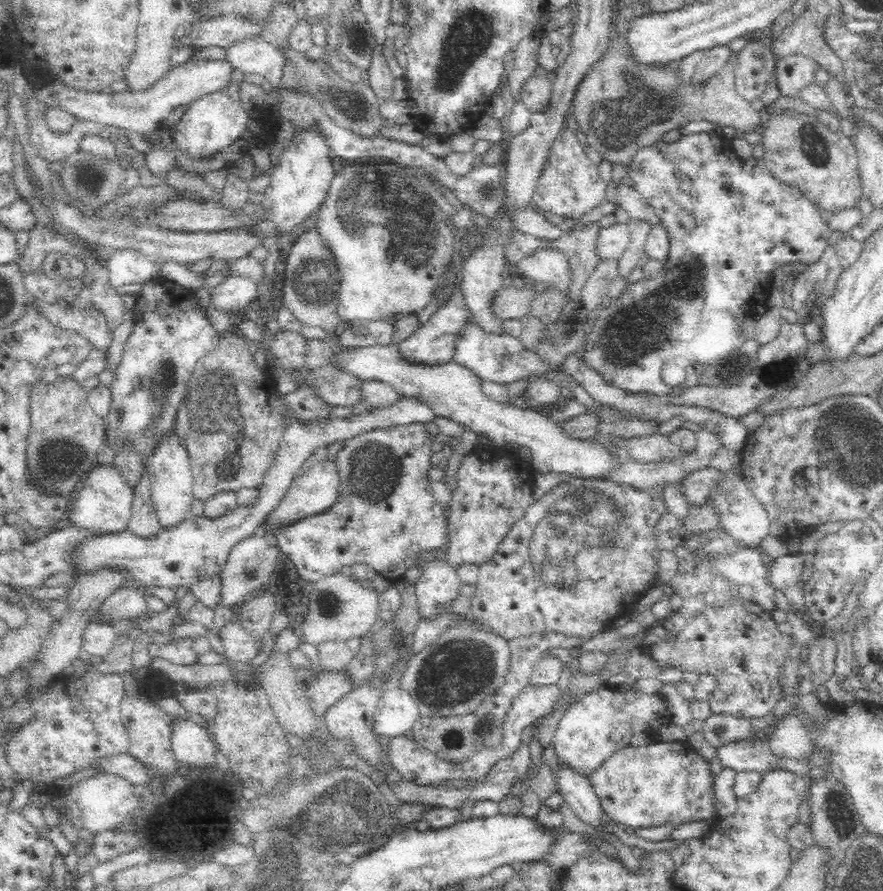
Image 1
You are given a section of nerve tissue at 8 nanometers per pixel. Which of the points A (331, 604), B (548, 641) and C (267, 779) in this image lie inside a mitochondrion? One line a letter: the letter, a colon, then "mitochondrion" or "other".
A: mitochondrion
B: other
C: other

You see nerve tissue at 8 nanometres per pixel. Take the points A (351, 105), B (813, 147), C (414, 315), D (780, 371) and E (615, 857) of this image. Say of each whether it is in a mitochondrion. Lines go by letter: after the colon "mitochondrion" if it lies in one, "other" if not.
A: mitochondrion
B: mitochondrion
C: other
D: mitochondrion
E: other

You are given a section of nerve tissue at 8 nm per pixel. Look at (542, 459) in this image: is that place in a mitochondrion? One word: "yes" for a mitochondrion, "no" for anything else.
no

